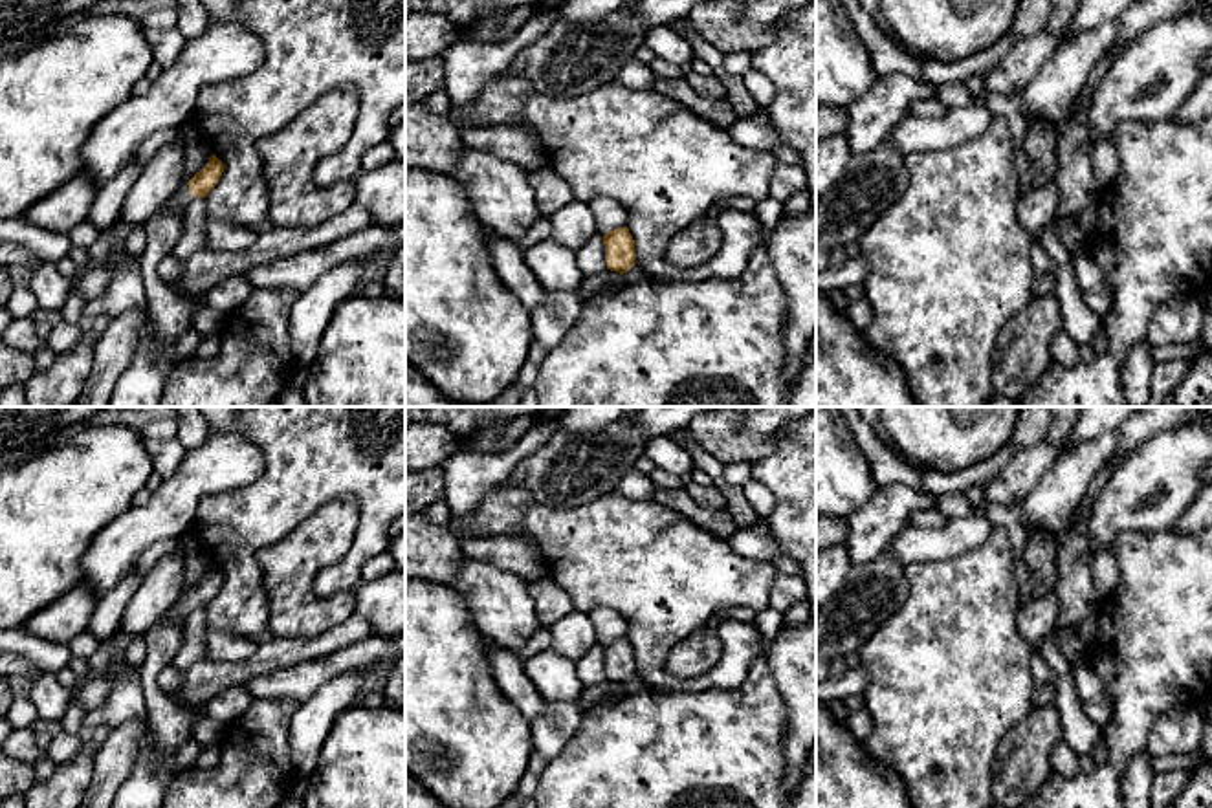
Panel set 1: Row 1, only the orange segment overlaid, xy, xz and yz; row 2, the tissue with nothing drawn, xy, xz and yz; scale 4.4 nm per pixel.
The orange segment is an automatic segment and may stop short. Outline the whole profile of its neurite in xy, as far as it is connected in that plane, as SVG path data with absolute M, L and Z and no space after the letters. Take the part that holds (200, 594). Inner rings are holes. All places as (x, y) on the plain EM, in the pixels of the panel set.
M213 564L205 577L187 594L182 594L176 605L165 614L171 621L185 623L196 608L205 608L218 594L224 573Z

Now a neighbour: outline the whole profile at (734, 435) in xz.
M713 407L691 423L693 440L721 464L755 464L772 453L770 436L812 407Z

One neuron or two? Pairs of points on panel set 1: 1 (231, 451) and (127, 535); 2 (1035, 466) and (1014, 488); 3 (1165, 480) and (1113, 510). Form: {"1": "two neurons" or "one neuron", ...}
{"1": "one neuron", "2": "one neuron", "3": "one neuron"}

